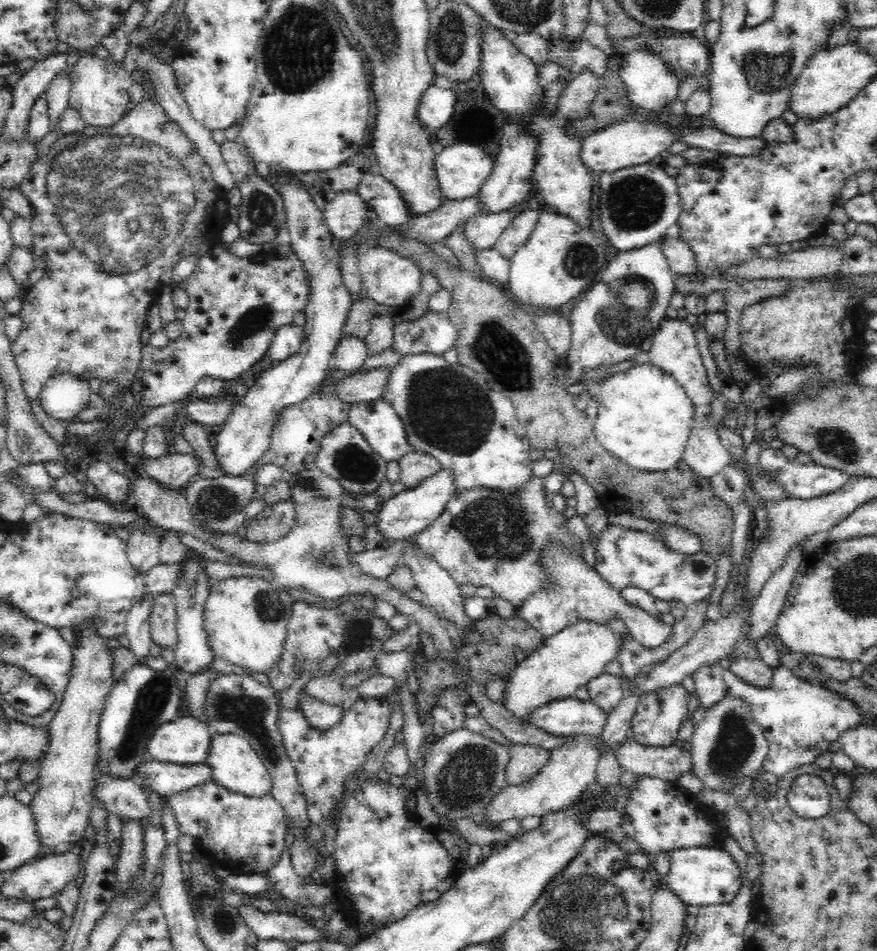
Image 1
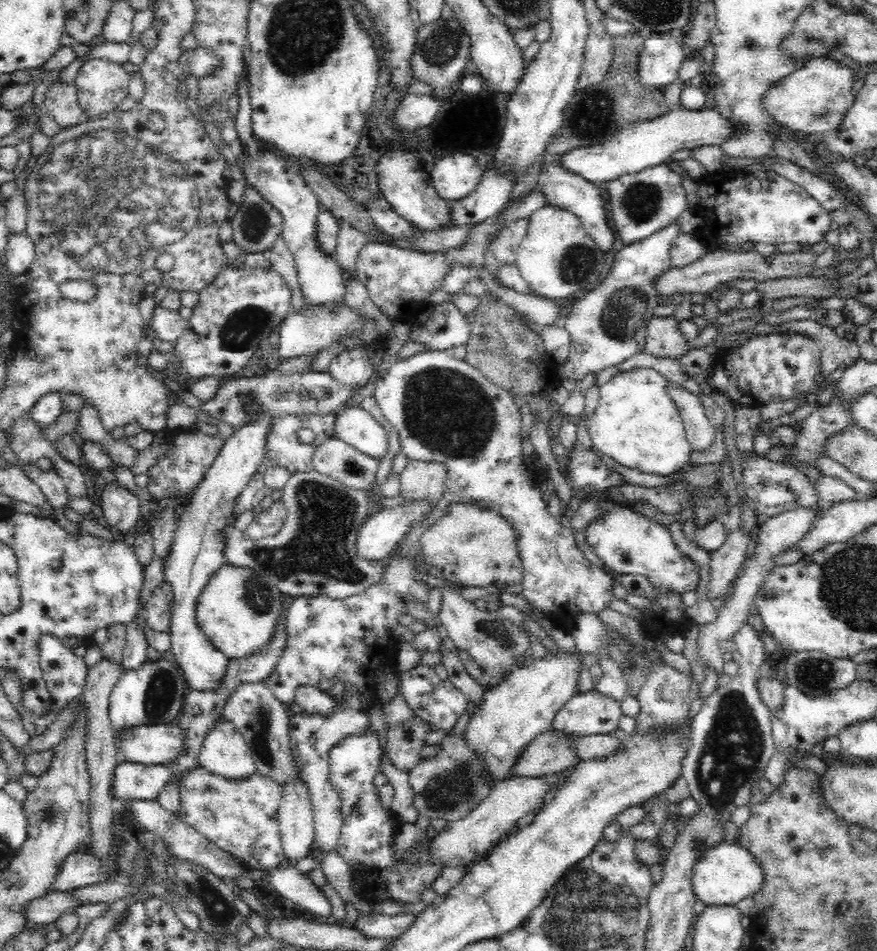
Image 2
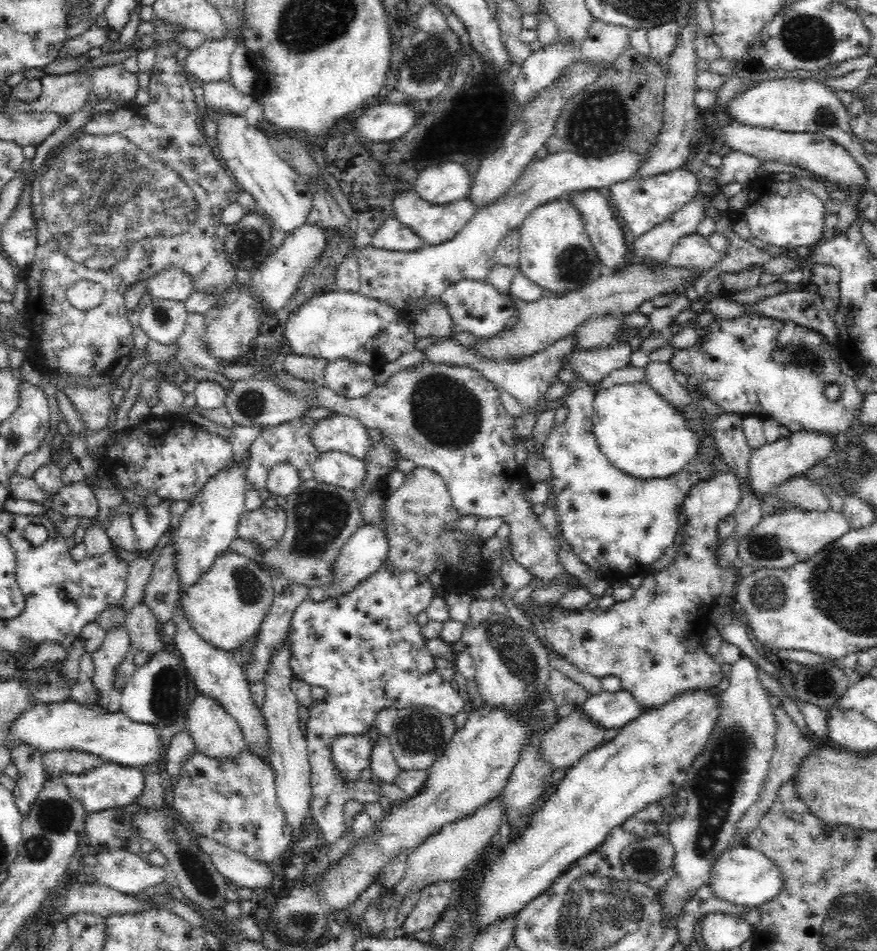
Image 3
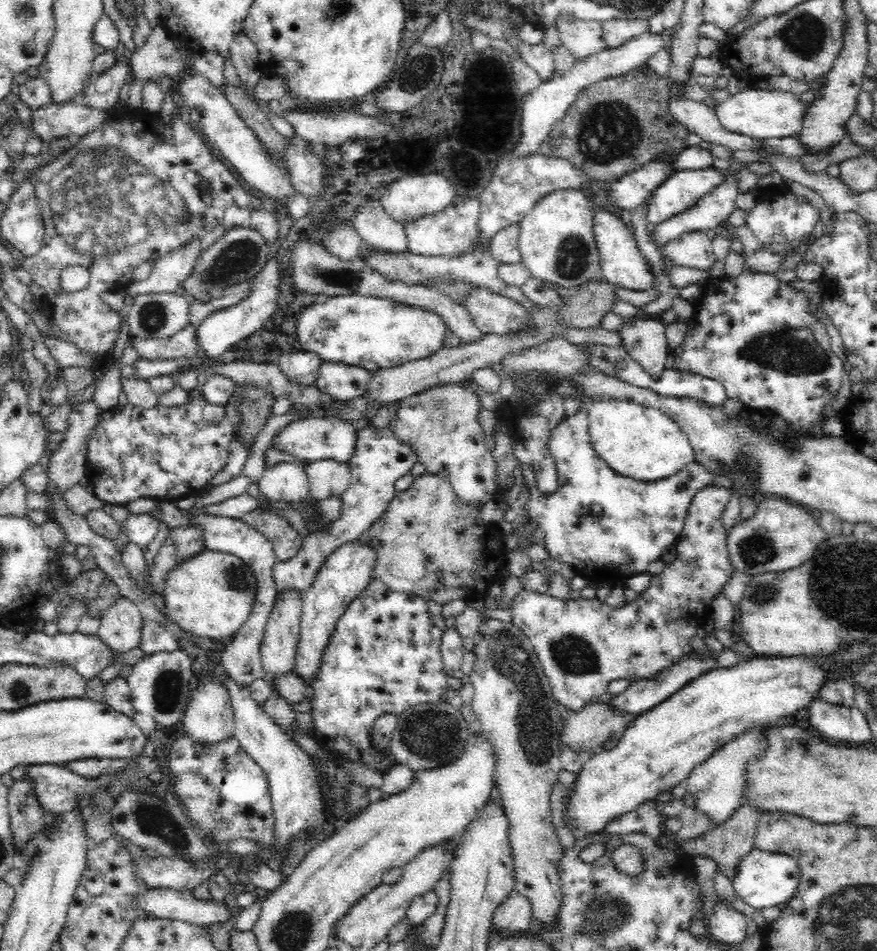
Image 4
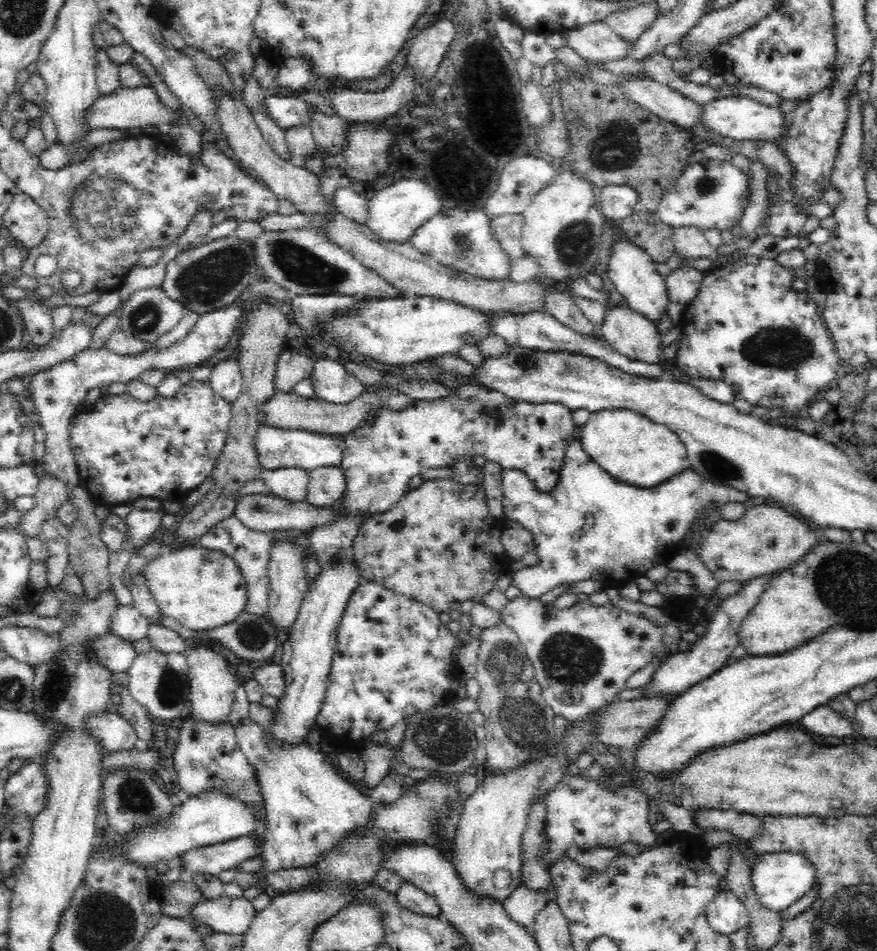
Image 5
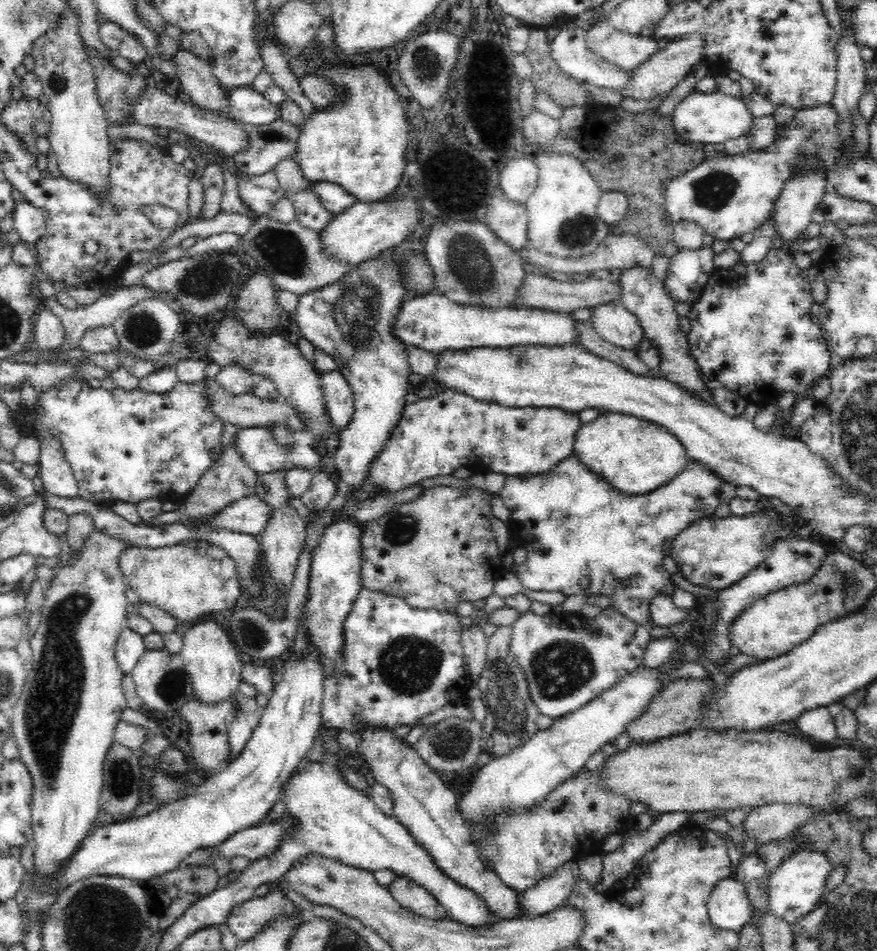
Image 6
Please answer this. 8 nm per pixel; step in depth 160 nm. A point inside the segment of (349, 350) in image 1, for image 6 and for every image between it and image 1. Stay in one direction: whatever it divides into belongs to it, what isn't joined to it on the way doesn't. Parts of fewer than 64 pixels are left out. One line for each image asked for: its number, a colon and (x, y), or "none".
2: (352, 367)
3: (350, 380)
4: (347, 383)
5: (332, 382)
6: (338, 396)

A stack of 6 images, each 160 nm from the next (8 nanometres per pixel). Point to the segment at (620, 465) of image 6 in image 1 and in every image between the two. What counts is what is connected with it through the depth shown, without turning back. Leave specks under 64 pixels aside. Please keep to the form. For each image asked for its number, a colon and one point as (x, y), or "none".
1: (645, 418)
2: (636, 423)
3: (642, 434)
4: (642, 442)
5: (634, 449)

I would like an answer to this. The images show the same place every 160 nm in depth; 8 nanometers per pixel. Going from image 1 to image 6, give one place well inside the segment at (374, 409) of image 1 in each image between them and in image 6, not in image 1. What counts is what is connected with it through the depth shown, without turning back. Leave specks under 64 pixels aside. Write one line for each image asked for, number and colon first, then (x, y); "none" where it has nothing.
2: (355, 426)
3: (342, 433)
4: (316, 438)
5: (277, 447)
6: (261, 450)

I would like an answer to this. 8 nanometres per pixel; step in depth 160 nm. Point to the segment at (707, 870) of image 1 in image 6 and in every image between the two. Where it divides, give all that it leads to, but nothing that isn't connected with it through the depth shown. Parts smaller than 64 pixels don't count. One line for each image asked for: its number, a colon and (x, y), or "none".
2: (724, 875)
3: (742, 876)
4: (763, 880)
5: (779, 879)
6: (795, 887)

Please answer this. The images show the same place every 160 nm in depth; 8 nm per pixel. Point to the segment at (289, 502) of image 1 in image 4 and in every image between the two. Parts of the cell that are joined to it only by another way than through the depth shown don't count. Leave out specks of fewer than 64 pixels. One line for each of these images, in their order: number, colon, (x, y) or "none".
2: (269, 522)
3: (265, 526)
4: (286, 542)

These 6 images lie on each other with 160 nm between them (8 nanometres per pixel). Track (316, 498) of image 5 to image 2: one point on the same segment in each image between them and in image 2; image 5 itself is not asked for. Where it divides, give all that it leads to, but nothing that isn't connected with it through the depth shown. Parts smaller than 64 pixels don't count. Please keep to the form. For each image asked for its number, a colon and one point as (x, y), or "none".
2: (335, 458)
3: (337, 468)
4: (328, 477)

